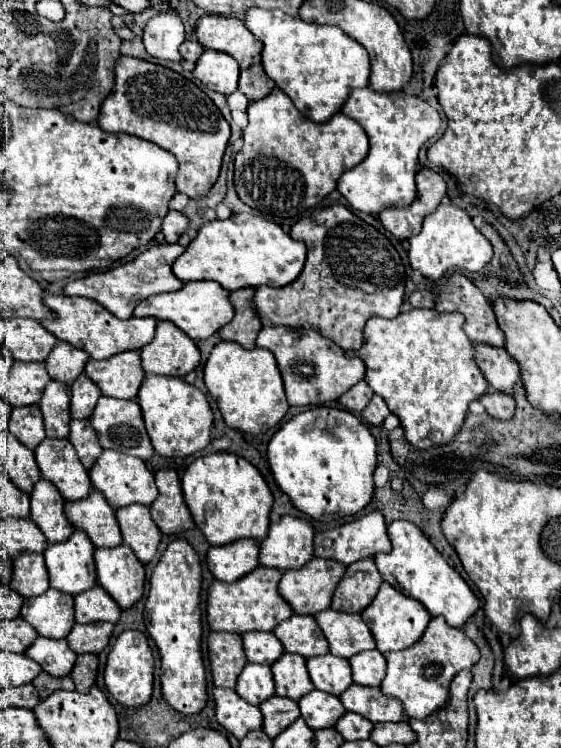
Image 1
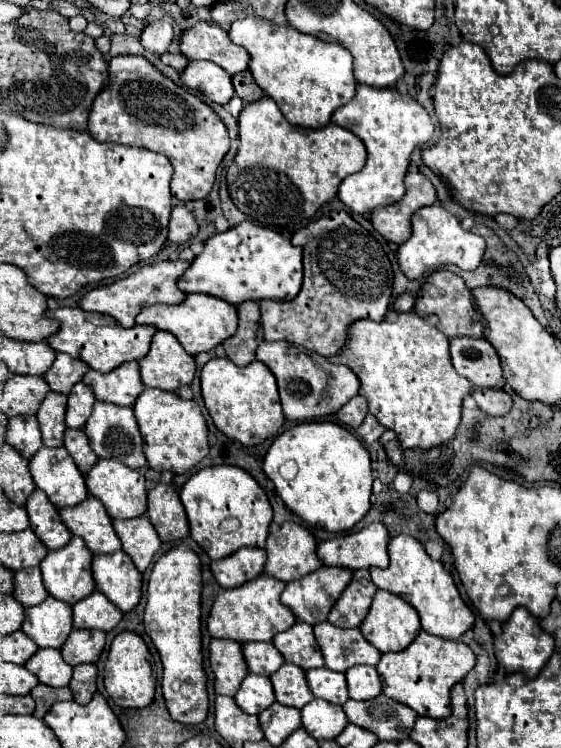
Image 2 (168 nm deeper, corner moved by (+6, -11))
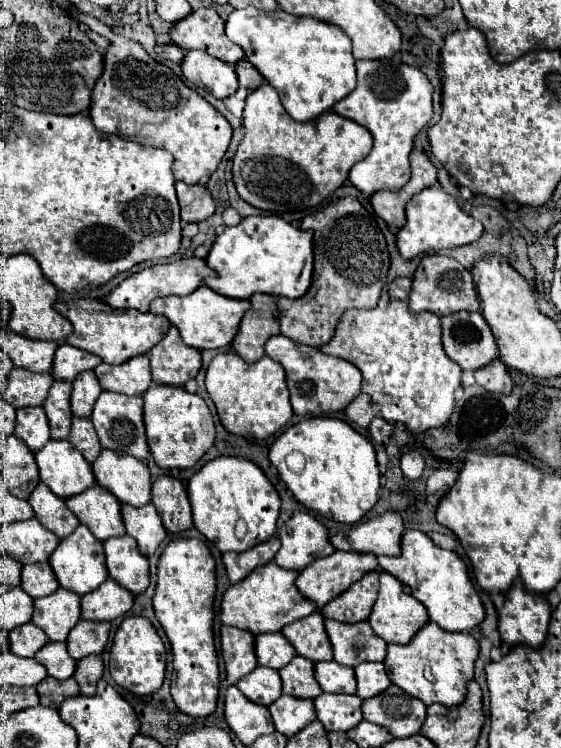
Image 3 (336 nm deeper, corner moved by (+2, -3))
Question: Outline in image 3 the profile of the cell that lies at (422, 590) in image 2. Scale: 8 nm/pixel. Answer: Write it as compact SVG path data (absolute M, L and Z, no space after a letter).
M405 531L401 539L399 557L377 557L381 571L399 579L411 591L417 589L415 599L421 601L429 613L429 621L435 621L445 631L471 631L485 619L485 609L477 591L471 585L467 565L453 553L437 547L429 535L421 531Z

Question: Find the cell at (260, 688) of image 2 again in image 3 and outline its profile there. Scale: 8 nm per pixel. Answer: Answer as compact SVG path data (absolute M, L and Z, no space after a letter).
M259 665L249 675L245 675L237 687L253 703L271 705L281 695L281 677L275 669Z

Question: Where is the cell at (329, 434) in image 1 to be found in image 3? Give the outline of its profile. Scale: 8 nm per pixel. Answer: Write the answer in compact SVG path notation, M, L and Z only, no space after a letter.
M311 417L305 419L287 431L283 431L269 449L269 461L277 467L279 477L295 499L307 509L317 511L319 515L339 521L339 523L357 523L375 503L381 487L381 473L375 461L373 445L357 433L349 423L335 417Z

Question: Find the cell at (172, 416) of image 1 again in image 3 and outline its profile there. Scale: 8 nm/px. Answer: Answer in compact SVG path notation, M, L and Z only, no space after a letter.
M151 383L143 399L145 399L147 443L155 463L161 469L193 467L211 449L215 441L215 425L207 403L199 395L187 393L183 387L159 383Z

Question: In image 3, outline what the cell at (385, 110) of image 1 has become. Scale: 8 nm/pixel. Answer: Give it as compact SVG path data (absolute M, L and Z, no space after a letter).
M399 59L357 61L357 87L345 99L335 103L333 111L363 125L373 135L371 153L349 171L351 185L365 193L365 197L383 189L397 191L407 183L413 139L433 117L431 93L433 87L427 77Z

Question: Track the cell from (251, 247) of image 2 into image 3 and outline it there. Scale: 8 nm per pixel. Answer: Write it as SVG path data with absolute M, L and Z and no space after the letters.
M275 215L245 217L235 227L225 227L207 255L207 267L217 275L203 283L225 297L249 299L253 293L277 297L301 297L311 285L313 273L313 233L301 231Z

